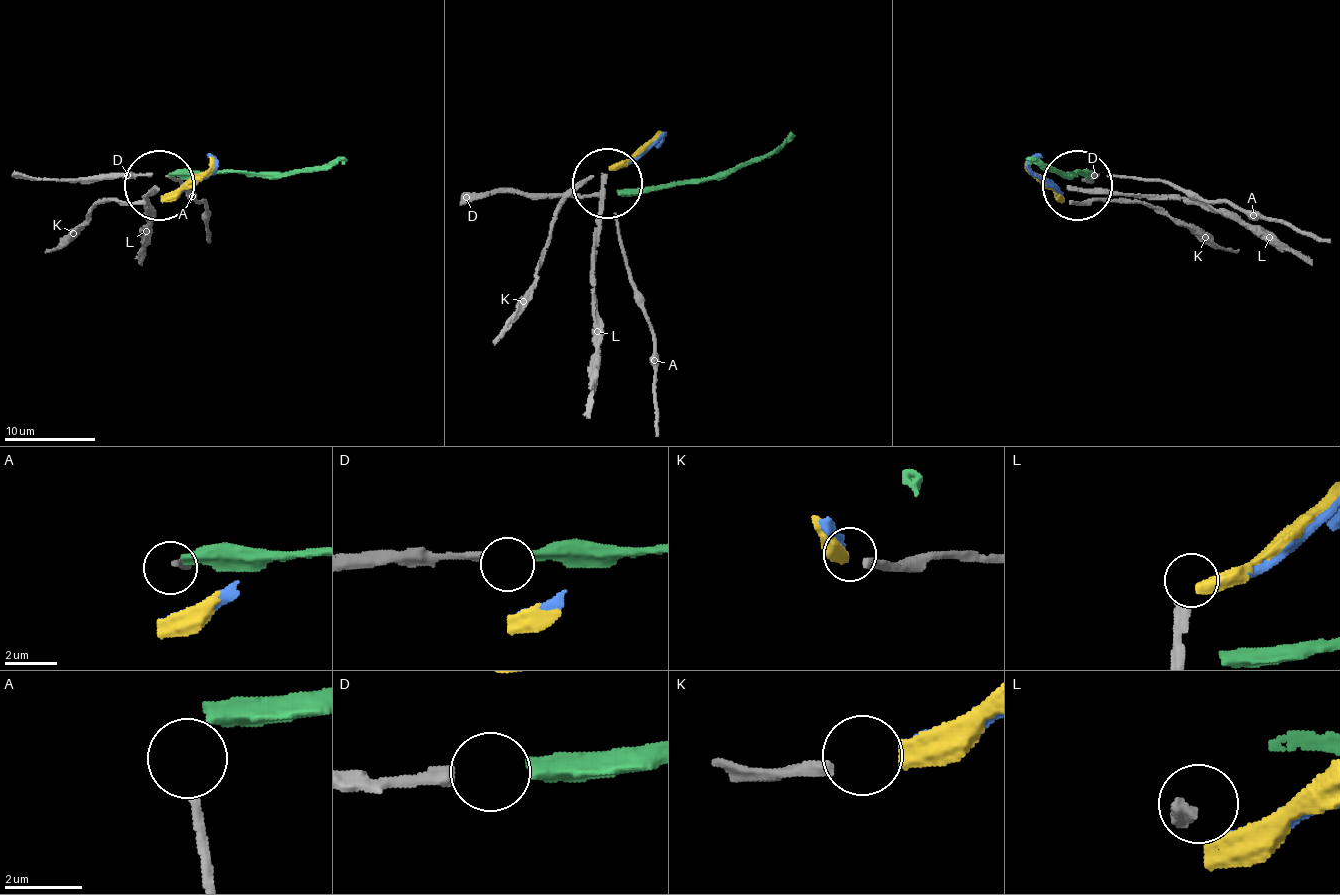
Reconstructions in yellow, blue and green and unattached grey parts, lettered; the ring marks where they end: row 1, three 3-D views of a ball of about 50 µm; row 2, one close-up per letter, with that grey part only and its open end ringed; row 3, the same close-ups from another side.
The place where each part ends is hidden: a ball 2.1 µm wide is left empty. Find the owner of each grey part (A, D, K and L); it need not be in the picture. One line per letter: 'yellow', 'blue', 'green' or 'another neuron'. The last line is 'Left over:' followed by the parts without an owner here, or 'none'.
A: another neuron
D: green
K: yellow
L: another neuron
Left over: A, L

